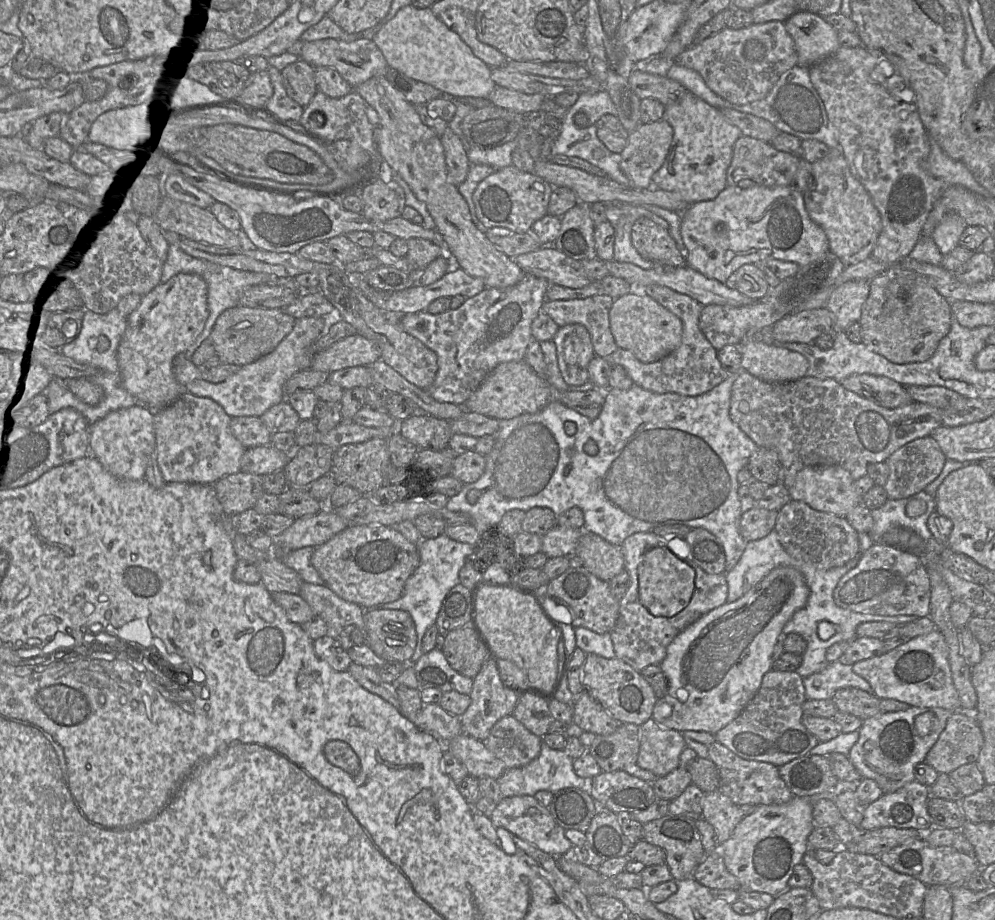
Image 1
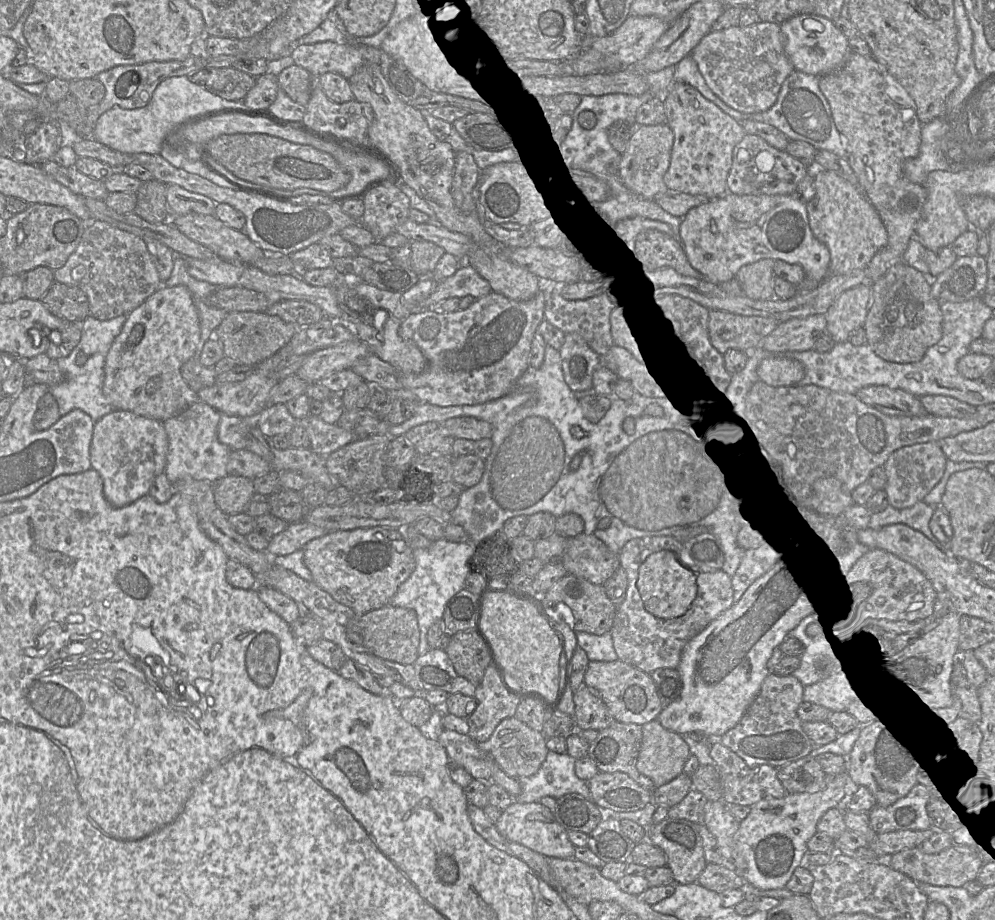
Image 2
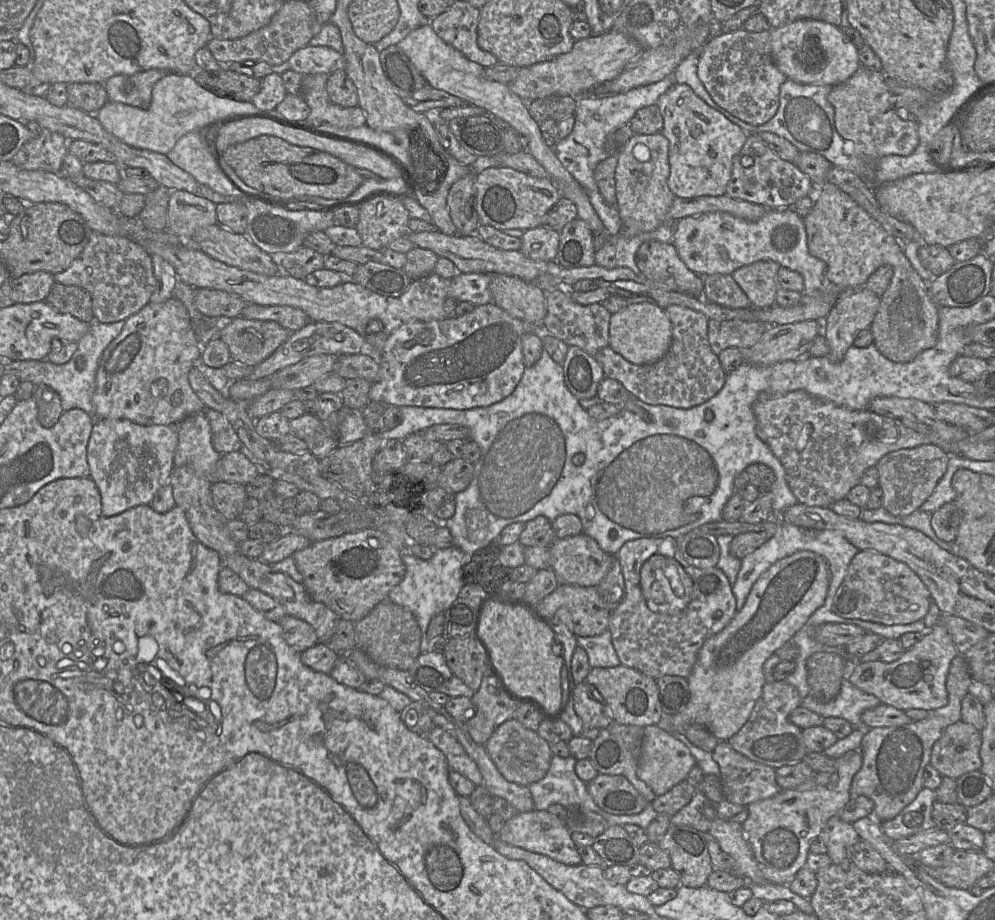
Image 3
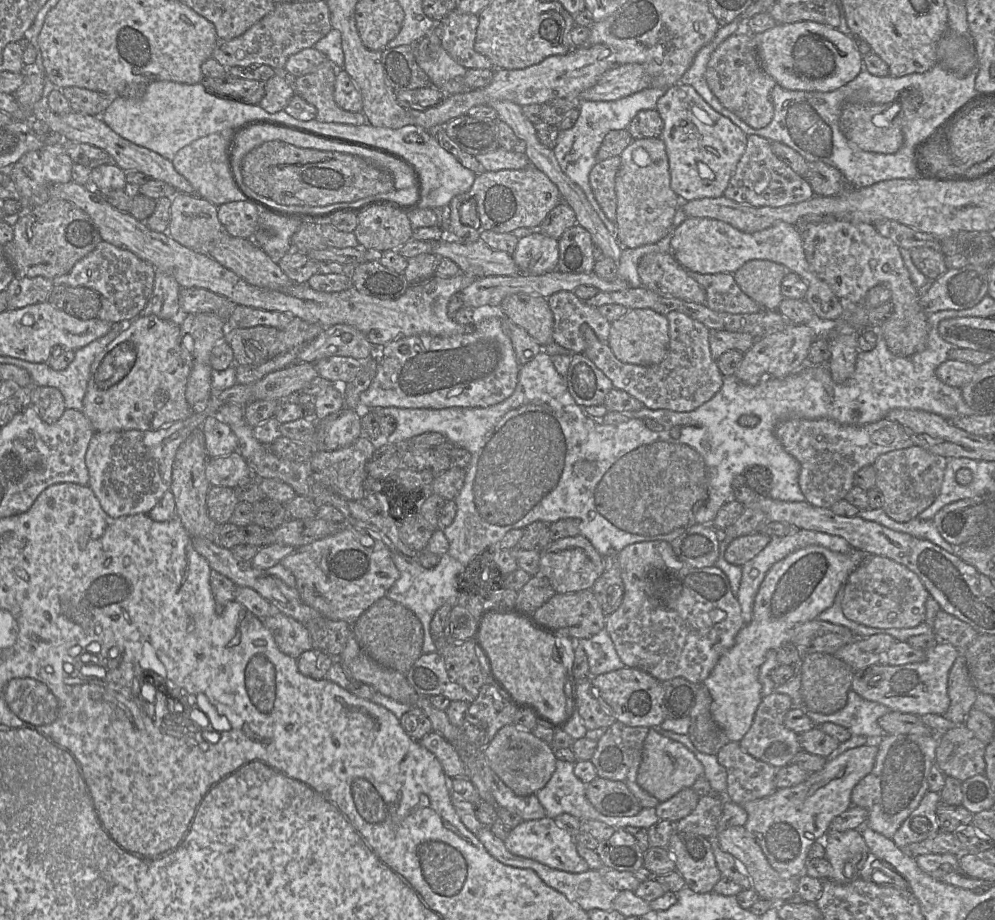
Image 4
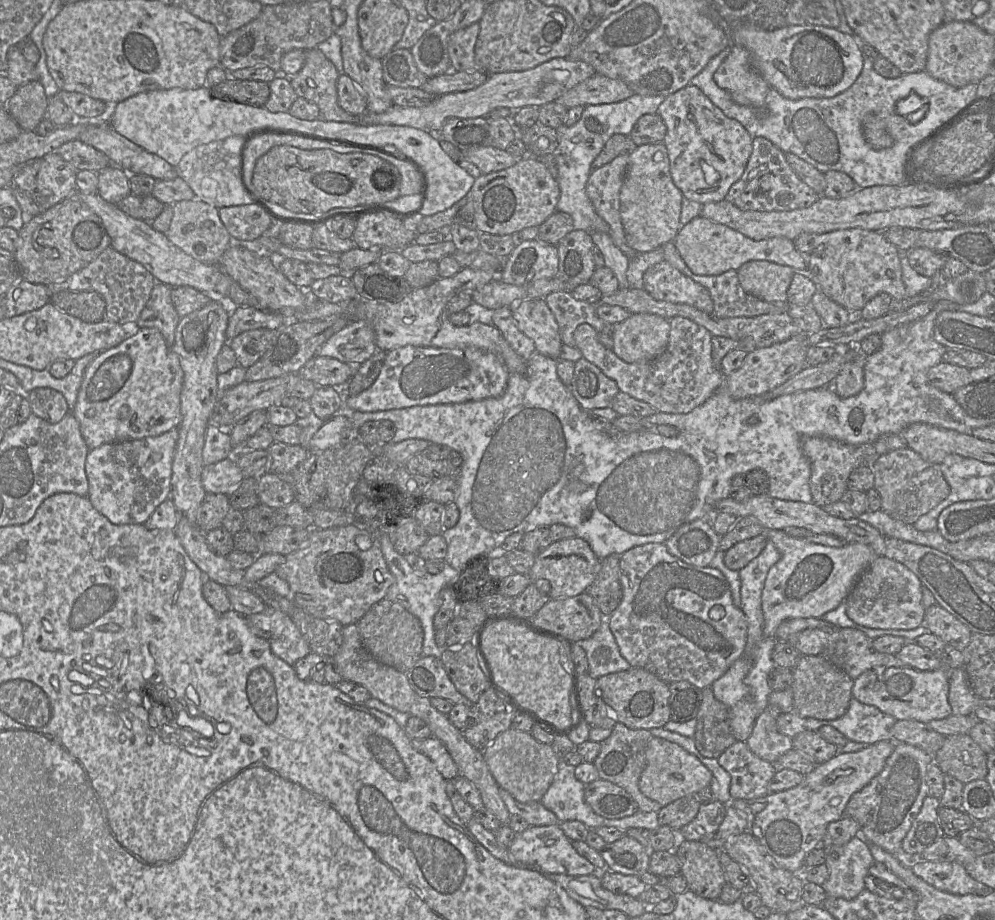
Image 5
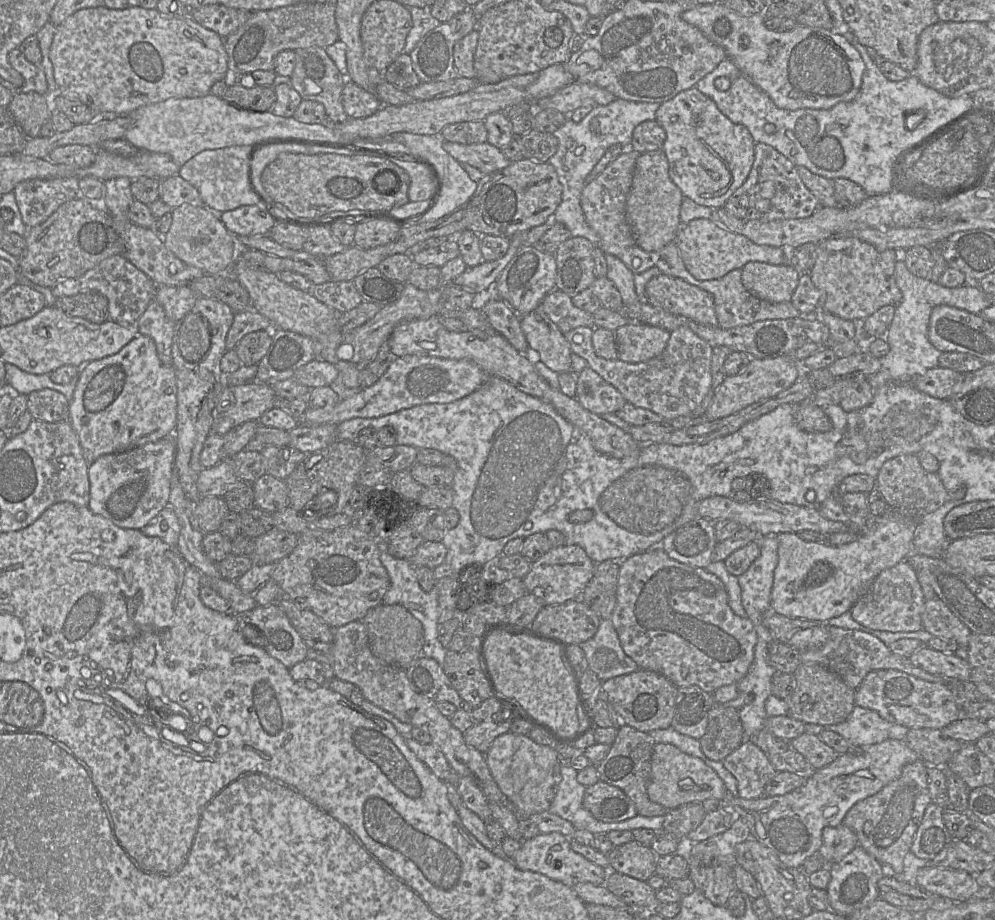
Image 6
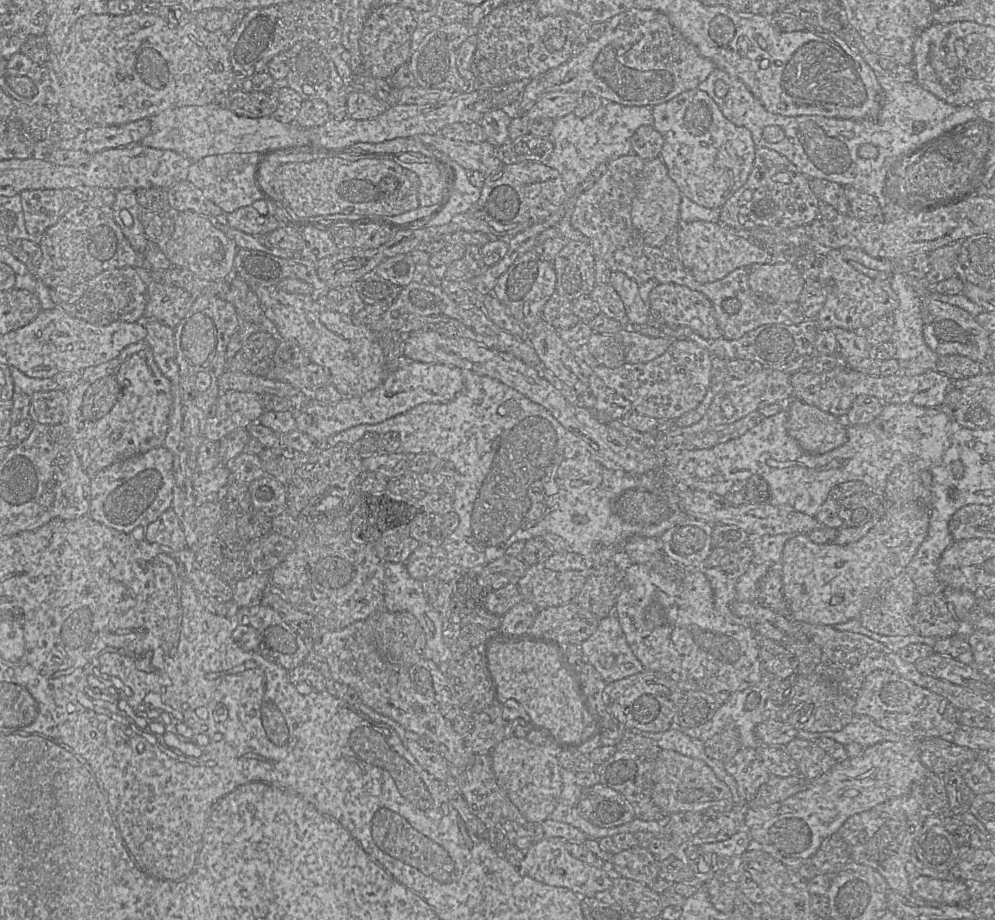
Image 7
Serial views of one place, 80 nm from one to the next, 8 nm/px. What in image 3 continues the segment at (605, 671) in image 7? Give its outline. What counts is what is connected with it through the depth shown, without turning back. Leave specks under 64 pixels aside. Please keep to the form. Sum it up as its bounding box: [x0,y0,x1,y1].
[577,629,621,668]

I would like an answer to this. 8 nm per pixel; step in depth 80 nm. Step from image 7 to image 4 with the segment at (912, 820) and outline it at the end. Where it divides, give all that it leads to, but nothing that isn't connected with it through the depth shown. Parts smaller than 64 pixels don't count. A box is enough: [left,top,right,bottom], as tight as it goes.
[851,734,940,839]

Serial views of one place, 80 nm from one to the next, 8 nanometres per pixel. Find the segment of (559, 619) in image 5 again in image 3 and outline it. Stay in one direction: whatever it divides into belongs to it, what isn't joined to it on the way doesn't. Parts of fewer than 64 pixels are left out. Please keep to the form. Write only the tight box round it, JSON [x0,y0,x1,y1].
[537,585,611,637]

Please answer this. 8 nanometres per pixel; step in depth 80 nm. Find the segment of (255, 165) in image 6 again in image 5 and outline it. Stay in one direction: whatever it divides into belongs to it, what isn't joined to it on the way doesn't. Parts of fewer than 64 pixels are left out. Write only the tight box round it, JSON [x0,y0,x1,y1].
[242,134,336,197]

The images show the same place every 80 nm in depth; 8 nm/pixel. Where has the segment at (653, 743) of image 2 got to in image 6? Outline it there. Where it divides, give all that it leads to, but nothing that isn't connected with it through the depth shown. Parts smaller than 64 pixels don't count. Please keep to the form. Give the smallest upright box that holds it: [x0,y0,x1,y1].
[647,743,729,810]

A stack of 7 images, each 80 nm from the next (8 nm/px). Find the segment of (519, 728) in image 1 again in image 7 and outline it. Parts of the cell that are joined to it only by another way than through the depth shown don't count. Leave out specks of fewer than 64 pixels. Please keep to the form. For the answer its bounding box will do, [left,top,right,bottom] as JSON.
[490,737,562,824]

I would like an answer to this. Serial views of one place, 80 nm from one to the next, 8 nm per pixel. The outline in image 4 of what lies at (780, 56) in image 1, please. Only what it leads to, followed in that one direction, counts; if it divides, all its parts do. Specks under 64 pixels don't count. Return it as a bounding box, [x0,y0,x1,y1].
[705,30,776,129]

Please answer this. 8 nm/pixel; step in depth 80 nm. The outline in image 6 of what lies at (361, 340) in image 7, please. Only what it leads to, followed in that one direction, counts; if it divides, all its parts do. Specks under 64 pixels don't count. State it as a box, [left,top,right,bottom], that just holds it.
[232,262,362,395]

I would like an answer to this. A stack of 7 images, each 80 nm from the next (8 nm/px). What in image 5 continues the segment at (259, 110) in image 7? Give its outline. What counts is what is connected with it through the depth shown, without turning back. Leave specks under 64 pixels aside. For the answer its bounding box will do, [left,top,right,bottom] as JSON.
[210,76,270,107]

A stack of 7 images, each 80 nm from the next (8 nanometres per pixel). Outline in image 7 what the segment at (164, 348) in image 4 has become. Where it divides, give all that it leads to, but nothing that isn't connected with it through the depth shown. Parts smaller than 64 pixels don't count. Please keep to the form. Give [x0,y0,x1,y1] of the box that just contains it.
[65,340,172,477]

